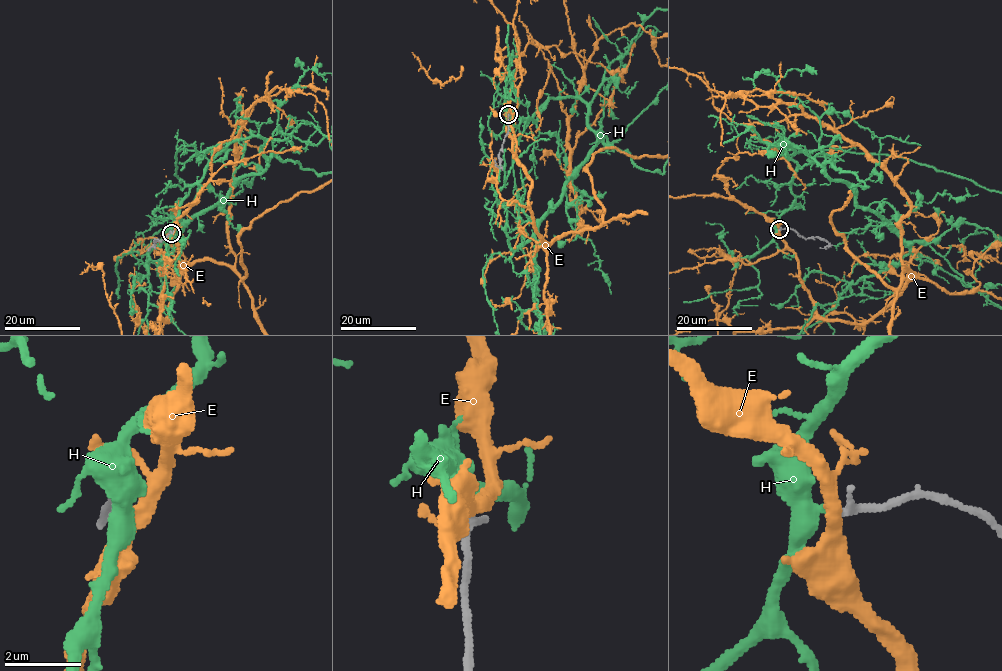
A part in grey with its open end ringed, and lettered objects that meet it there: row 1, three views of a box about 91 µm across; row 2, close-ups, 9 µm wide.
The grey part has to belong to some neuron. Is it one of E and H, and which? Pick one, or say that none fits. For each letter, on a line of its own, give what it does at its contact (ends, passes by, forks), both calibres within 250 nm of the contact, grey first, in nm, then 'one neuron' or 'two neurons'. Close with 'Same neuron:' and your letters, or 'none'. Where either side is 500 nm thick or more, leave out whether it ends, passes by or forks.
E: it passes by; 240 nm thick on the grey side, 400 nm on the other; two neurons
H: it passes by; 240 nm thick on the grey side, 260 nm on the other; one neuron
Same neuron: H

